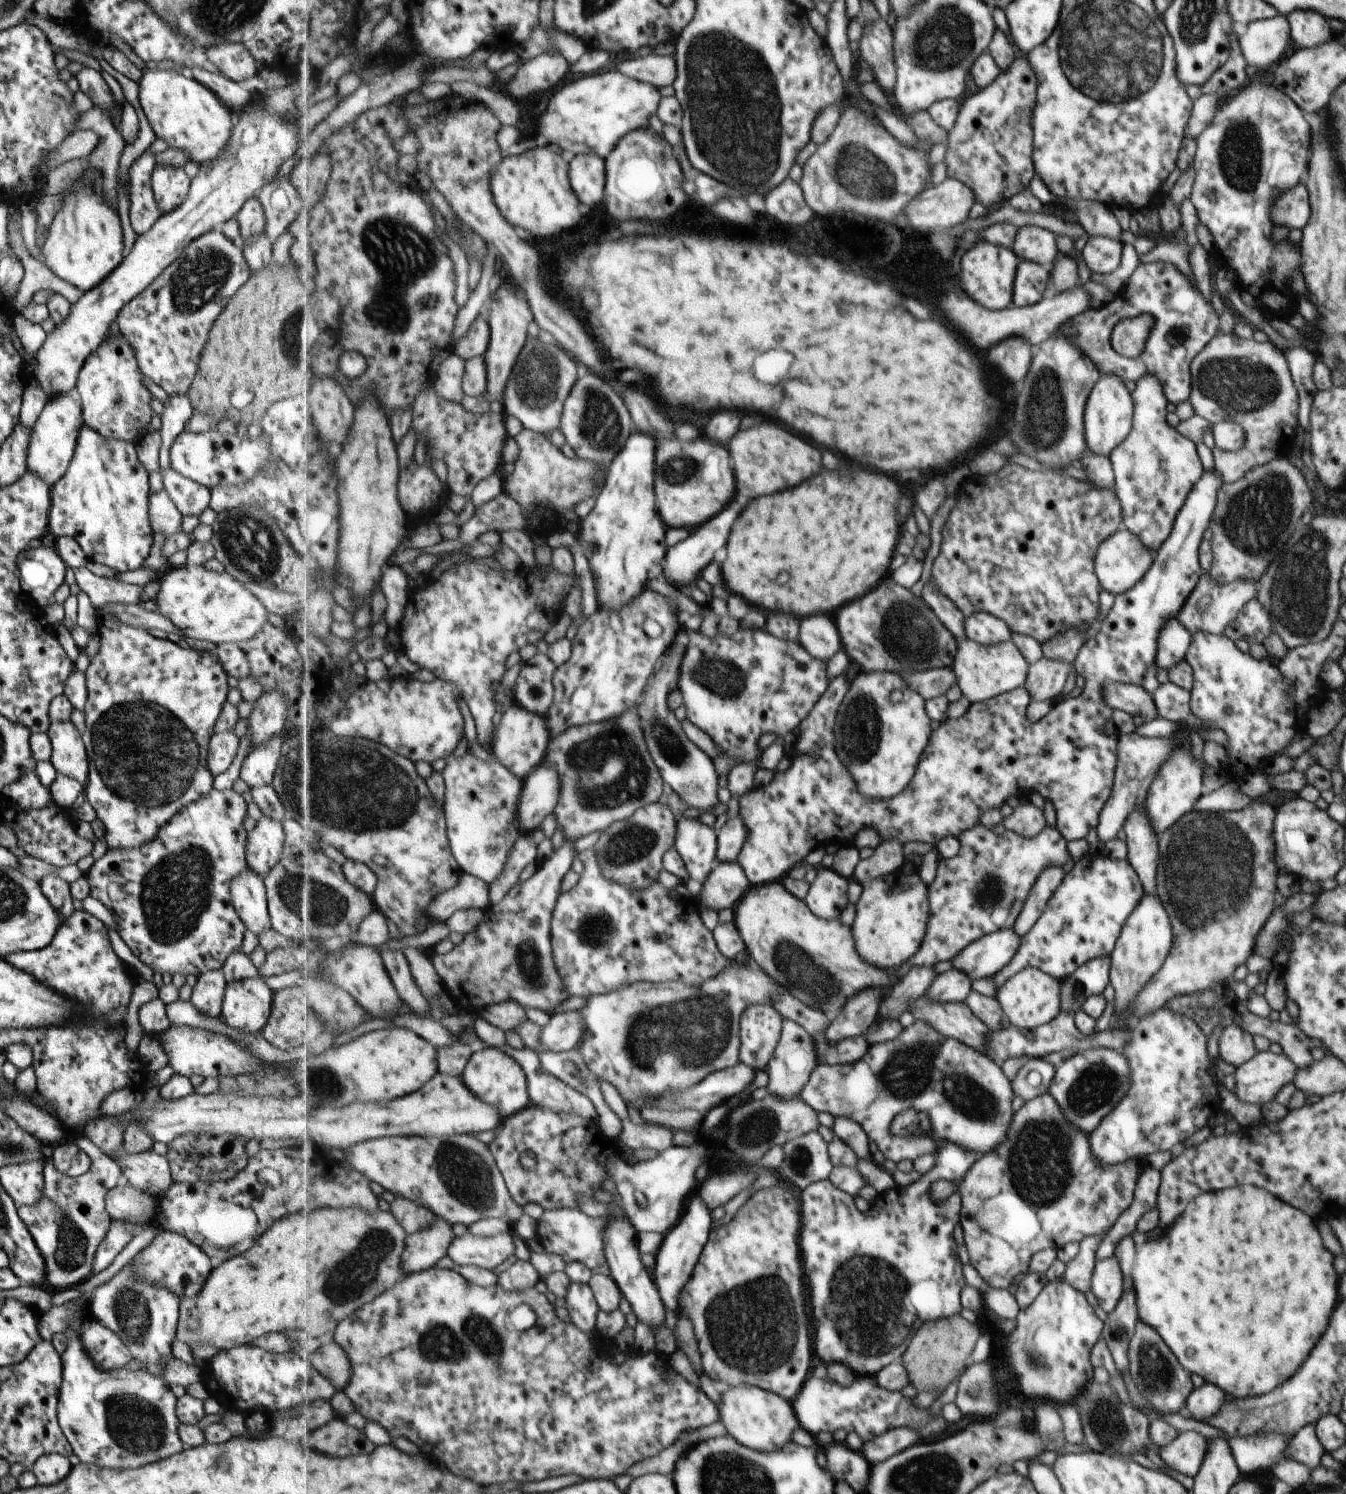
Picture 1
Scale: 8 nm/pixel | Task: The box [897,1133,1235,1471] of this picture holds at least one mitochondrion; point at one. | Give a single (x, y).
(1109, 1430)

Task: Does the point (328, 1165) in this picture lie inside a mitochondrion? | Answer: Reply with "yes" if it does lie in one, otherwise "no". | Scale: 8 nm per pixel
no

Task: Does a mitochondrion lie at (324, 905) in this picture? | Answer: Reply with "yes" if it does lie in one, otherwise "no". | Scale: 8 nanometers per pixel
yes

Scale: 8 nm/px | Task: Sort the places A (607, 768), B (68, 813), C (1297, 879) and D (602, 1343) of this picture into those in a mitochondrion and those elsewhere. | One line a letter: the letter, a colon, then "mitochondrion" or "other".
A: mitochondrion
B: other
C: other
D: other

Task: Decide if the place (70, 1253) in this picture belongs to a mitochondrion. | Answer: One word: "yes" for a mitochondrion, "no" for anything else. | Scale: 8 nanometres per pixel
yes

